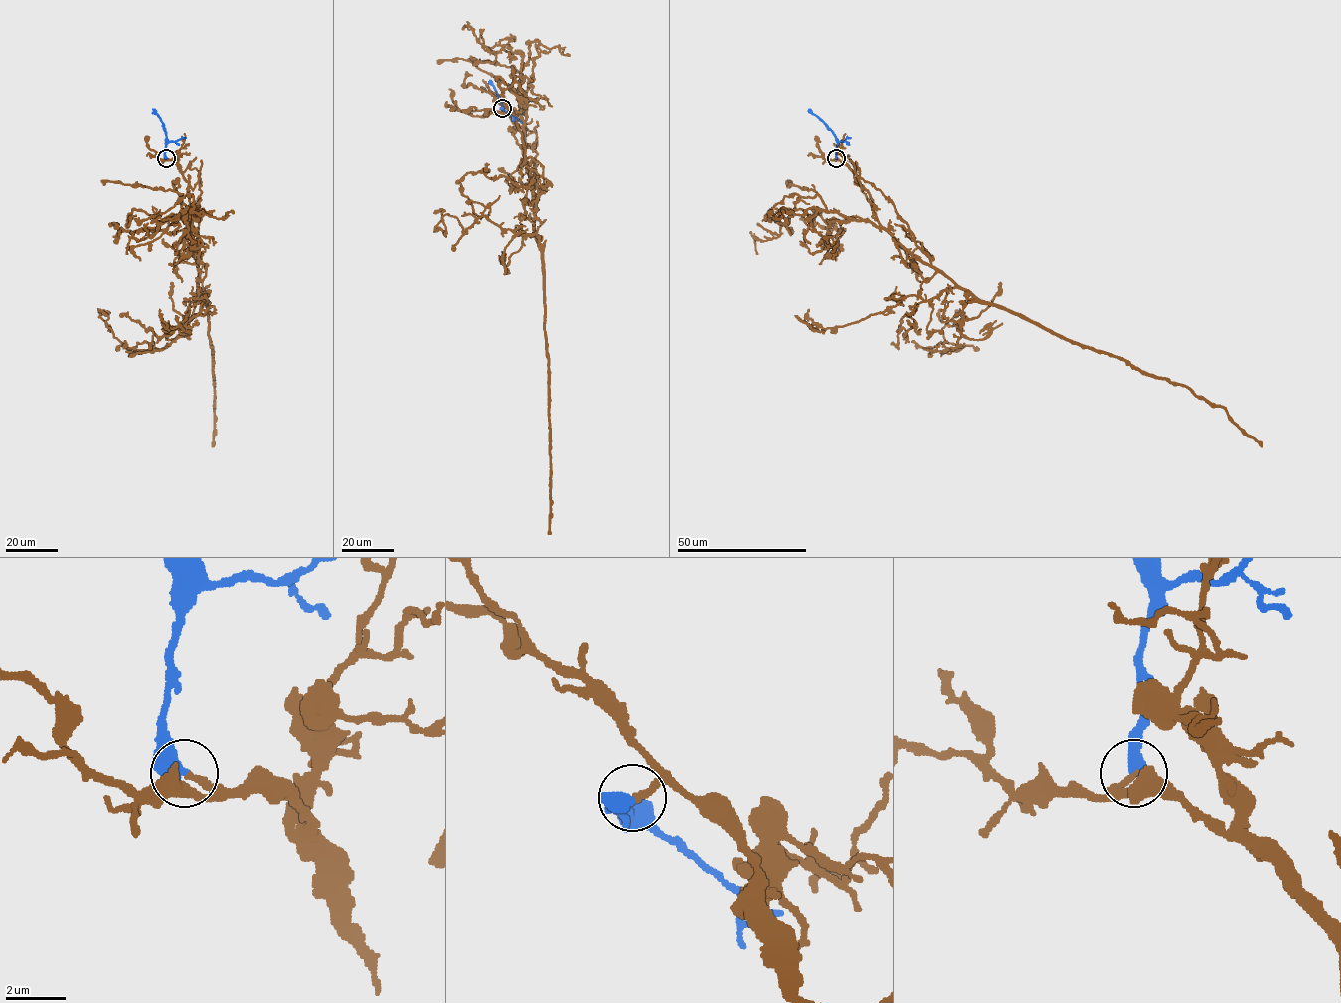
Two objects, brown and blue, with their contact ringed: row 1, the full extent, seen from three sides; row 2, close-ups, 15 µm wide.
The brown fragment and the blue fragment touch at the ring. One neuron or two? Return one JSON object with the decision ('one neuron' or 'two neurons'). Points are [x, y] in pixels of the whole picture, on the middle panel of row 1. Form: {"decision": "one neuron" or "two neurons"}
{"decision": "one neuron"}

